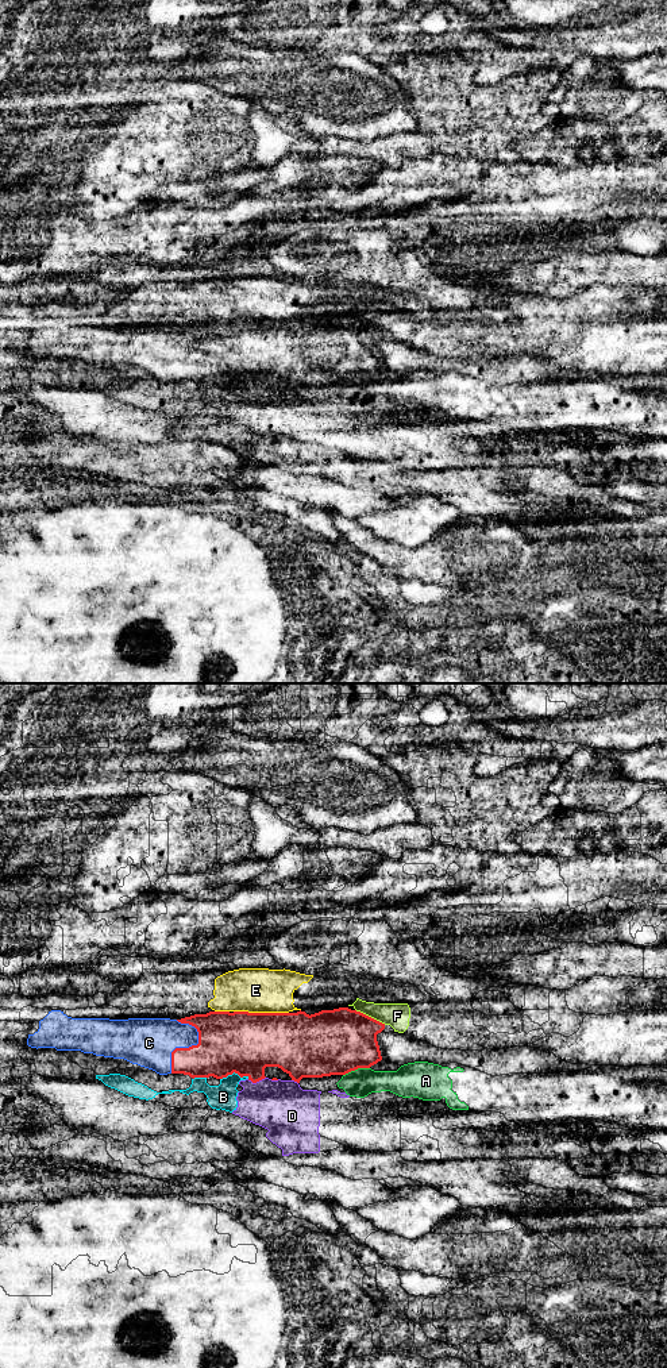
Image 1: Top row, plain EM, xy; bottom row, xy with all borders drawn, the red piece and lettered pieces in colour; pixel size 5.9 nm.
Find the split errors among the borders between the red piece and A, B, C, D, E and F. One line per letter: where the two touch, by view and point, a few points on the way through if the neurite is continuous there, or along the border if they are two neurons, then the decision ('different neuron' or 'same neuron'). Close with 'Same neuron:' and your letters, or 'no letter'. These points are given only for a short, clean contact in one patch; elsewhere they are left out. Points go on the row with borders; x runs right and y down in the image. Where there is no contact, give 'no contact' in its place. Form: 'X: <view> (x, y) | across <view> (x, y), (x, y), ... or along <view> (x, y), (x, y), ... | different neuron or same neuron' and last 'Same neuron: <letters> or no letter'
A: xy (355, 1068) | different neuron
B: xy (234, 1071) | along xy (249, 1076), (232, 1072), (220, 1079) | different neuron
C: xy (192, 1045) | same neuron
D: xy (255, 1082) | different neuron
E: xy (261, 1013) | different neuron
F: xy (370, 1017) | along xy (355, 1009), (385, 1024) | different neuron
Same neuron: C

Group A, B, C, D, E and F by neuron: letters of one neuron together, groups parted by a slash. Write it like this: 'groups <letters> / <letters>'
groups A / B D / C / E / F

